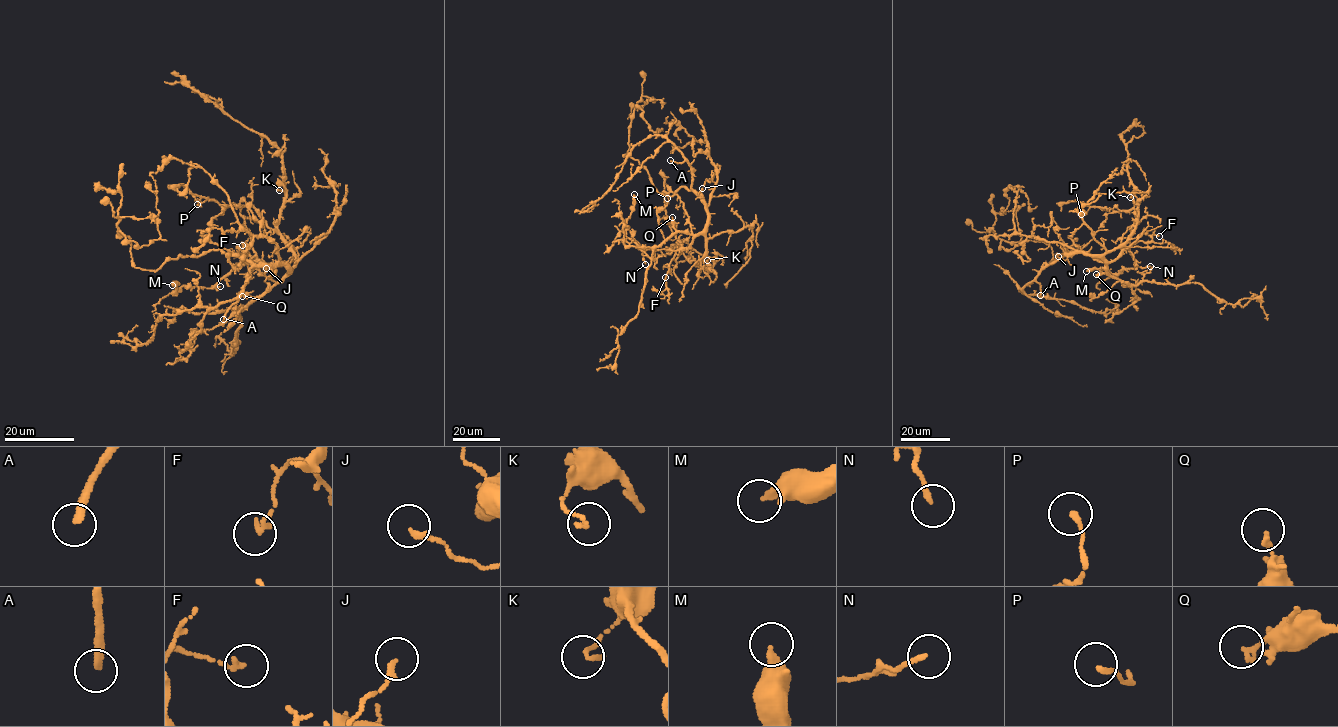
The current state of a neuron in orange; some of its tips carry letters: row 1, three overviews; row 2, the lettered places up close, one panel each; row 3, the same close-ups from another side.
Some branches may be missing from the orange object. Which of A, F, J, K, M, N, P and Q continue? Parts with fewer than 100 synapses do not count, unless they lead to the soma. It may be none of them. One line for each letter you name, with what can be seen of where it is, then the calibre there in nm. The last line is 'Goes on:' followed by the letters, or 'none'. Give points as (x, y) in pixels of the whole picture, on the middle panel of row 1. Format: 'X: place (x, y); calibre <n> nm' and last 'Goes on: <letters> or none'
A: place (670, 160); calibre 280 nm
Goes on: A

